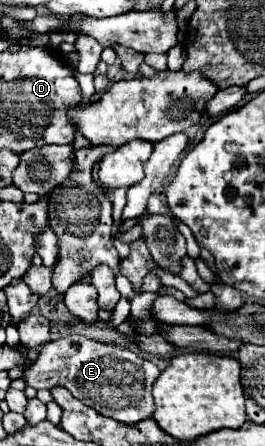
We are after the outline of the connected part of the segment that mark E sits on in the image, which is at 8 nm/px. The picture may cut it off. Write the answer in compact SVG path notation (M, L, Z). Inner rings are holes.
M79 335L62 337L50 341L42 347L40 357L24 369L22 381L26 387L50 389L54 385L66 387L78 401L94 407L100 415L106 415L118 423L140 423L154 415L152 403L152 385L158 379L160 369L116 343L98 343Z

